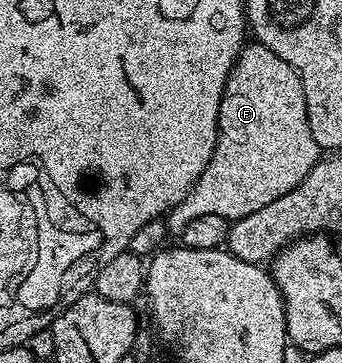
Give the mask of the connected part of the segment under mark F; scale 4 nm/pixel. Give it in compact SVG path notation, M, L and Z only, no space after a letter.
M255 41L245 42L244 50L240 52L240 58L237 59L235 67L232 68L232 76L228 78L228 84L222 93L222 101L218 109L218 129L220 132L216 138L216 148L211 161L206 165L206 169L202 169L198 181L194 181L190 193L186 193L184 200L172 208L166 216L169 232L179 233L187 223L194 221L194 217L207 217L209 213L214 213L214 217L222 217L229 221L250 217L250 213L255 213L257 209L270 205L270 201L278 201L278 197L282 197L282 193L290 193L290 189L294 189L302 182L306 173L310 173L310 169L314 169L314 165L322 158L322 149L318 145L318 141L314 141L314 133L310 133L308 114L306 113L306 97L302 89L300 74L286 61L282 61L282 57L278 57L278 53L270 53L270 49L266 49L266 45Z

